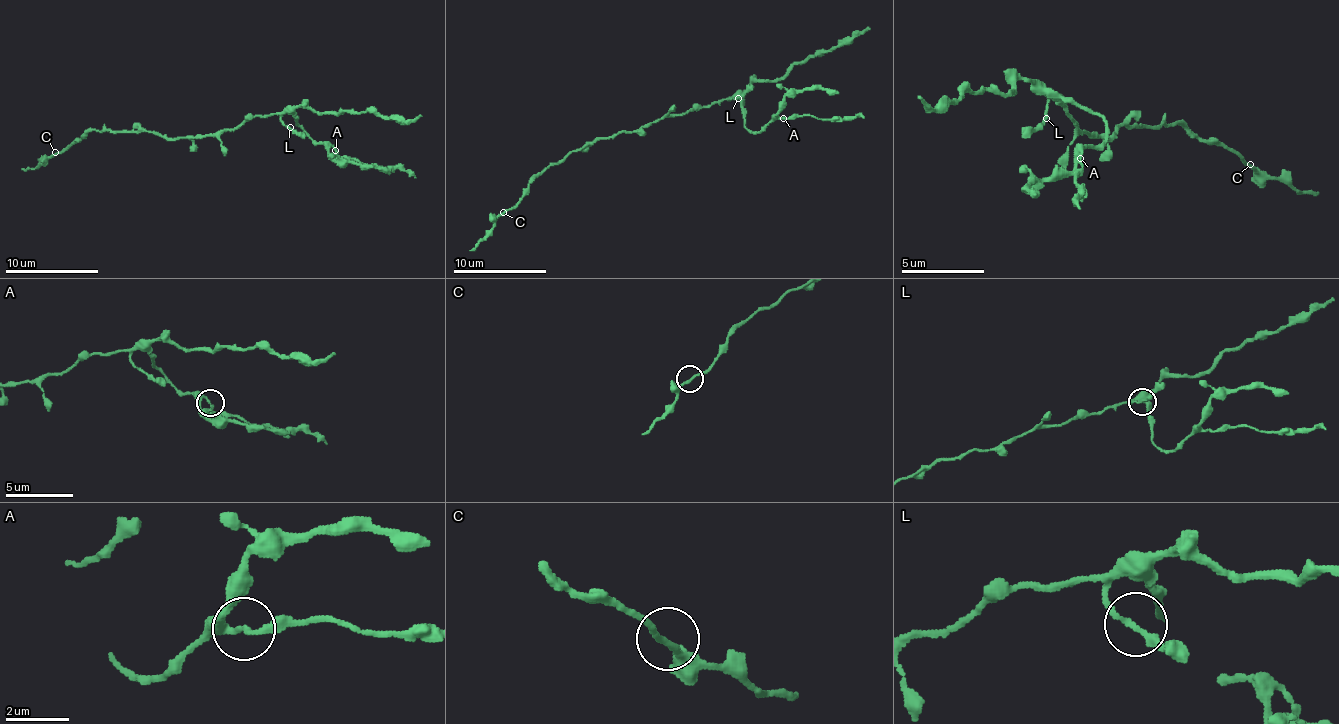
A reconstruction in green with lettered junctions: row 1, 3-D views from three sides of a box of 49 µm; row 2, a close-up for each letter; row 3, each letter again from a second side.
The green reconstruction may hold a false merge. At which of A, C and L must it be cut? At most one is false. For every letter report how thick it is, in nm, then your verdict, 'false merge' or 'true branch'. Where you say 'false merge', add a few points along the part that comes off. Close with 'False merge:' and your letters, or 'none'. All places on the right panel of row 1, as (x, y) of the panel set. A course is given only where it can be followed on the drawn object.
A: 190 nm thick; true branch
C: 180 nm thick; true branch
L: 170 nm thick; true branch
False merge: none

